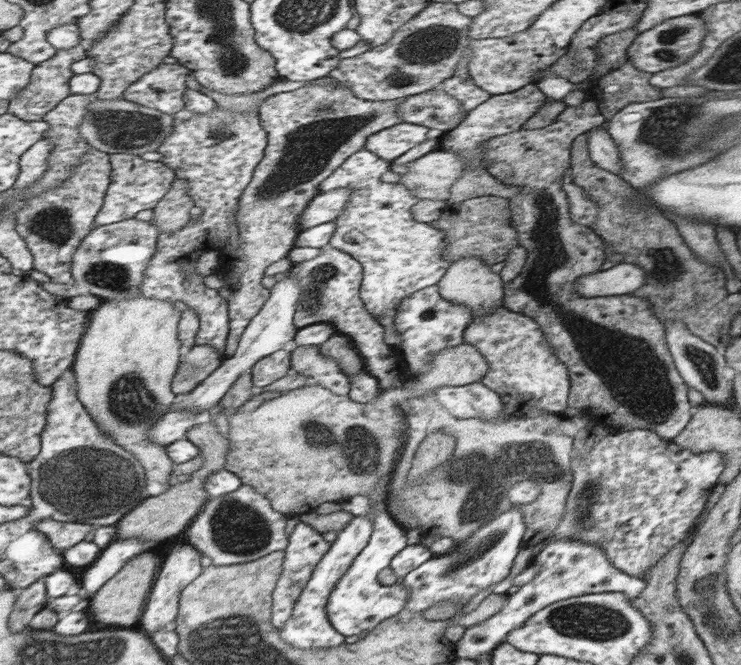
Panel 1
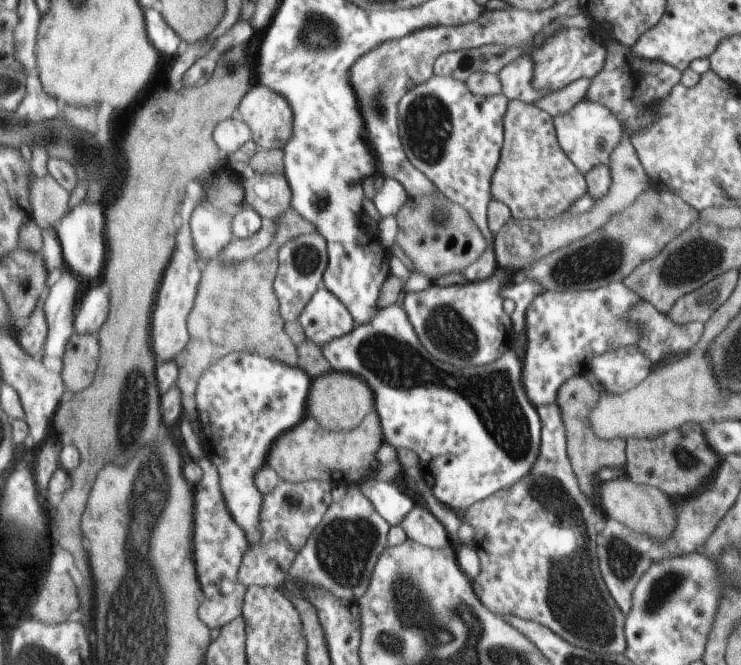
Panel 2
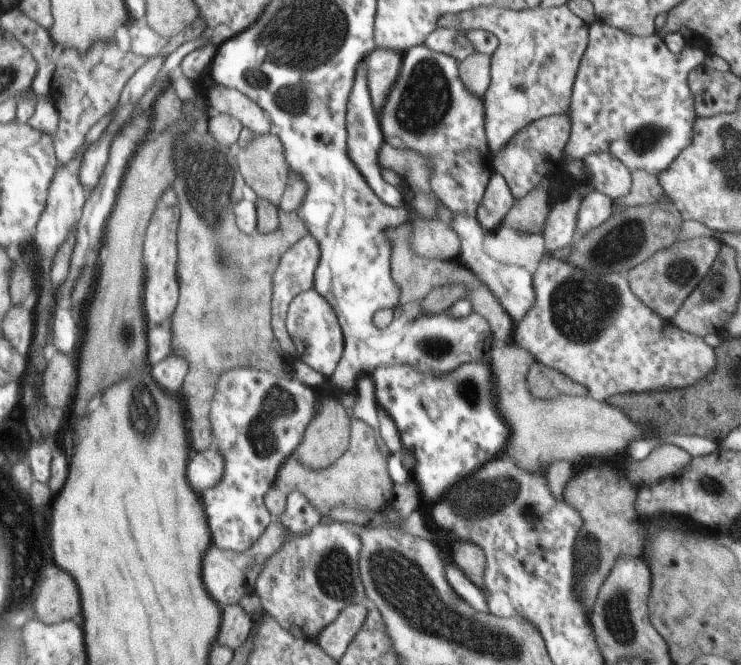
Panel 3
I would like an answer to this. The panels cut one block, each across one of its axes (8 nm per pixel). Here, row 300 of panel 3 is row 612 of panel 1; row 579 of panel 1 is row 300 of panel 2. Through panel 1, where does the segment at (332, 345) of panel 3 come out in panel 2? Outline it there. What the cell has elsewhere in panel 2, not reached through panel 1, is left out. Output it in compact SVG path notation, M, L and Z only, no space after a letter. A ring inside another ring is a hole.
M319 286L319 292L311 296L311 302L299 316L299 324L303 326L305 336L317 346L329 342L331 338L339 338L355 328L351 312L325 286Z

